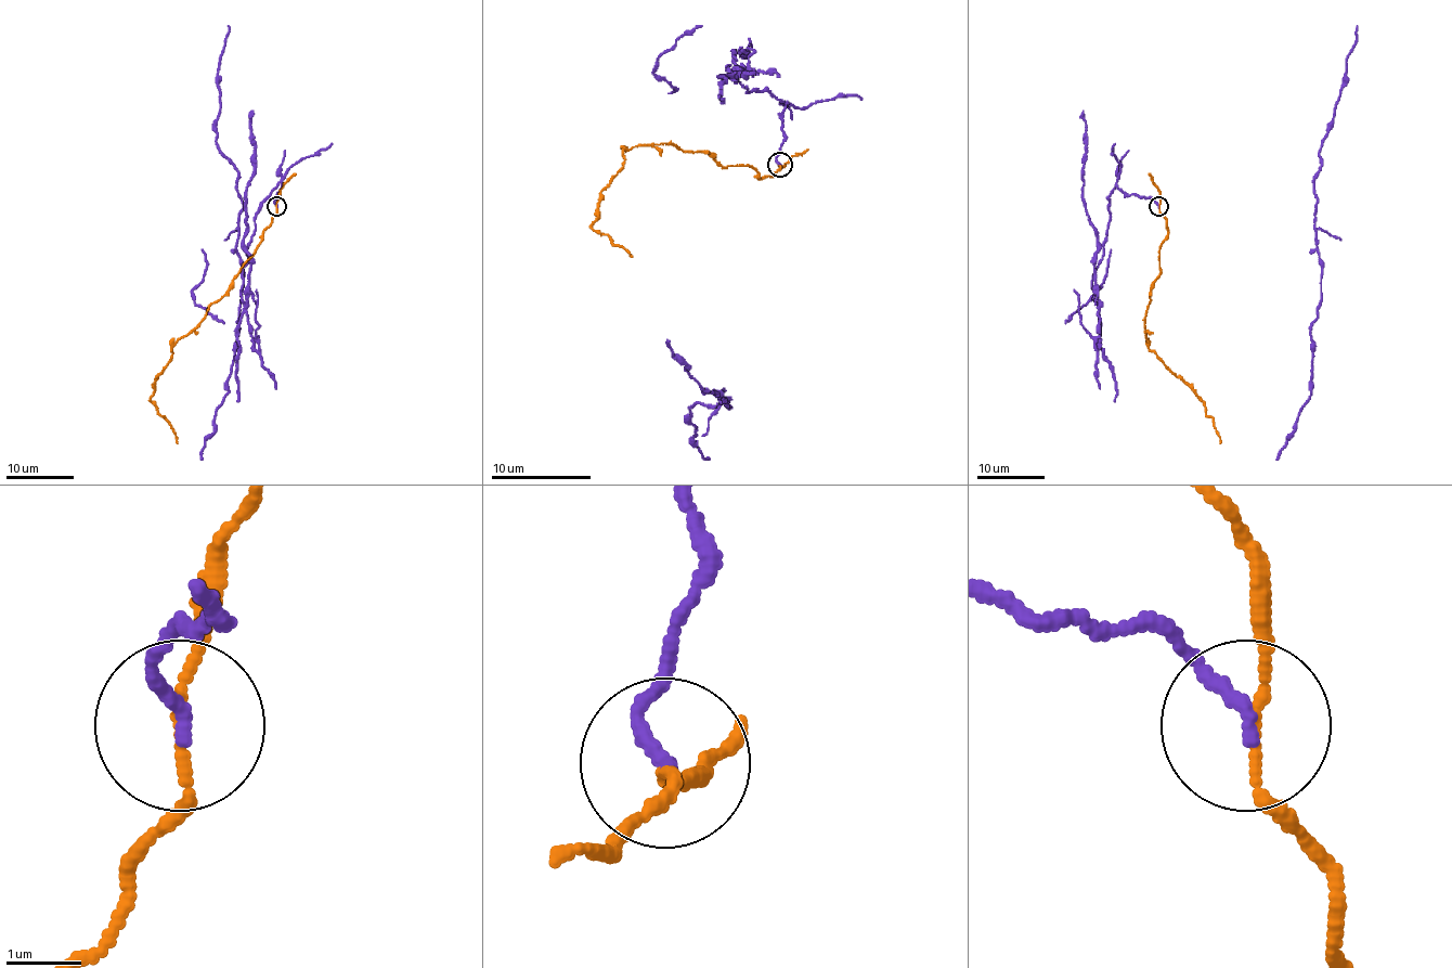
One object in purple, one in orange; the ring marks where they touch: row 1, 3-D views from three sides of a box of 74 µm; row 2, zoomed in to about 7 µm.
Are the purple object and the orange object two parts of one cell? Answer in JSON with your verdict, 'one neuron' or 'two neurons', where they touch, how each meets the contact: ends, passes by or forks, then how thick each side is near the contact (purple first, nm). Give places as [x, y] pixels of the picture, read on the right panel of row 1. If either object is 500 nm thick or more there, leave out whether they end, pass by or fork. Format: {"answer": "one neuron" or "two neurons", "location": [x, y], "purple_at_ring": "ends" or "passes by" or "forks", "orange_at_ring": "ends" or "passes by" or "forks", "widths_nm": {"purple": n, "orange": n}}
{"answer": "two neurons", "location": [1158, 206], "purple_at_ring": "ends", "orange_at_ring": "passes by", "widths_nm": {"purple": 190, "orange": 110}}

